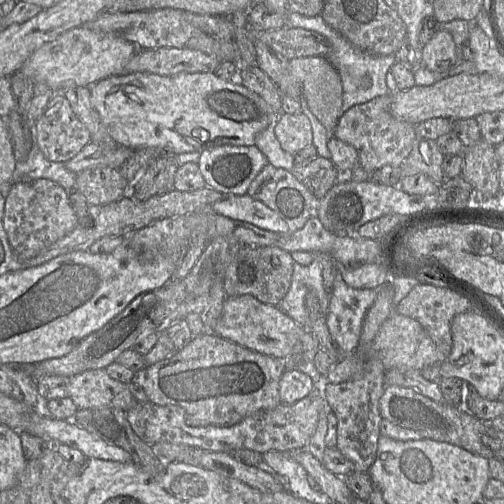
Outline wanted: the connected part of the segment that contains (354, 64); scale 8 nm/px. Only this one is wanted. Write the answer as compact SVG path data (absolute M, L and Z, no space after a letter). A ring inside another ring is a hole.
M289 13L286 18L285 27L314 31L328 40L330 51L325 57L338 71L342 81L342 106L338 113L338 119L352 106L366 103L376 97L390 93L386 85L386 75L397 62L394 54L377 56L356 49L347 39L328 26L321 15L306 17L298 13ZM364 77L371 79L371 86L368 89L360 88L360 83Z

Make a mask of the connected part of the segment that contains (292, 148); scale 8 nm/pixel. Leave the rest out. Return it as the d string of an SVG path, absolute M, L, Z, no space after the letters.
M303 112L280 114L275 122L274 133L281 148L291 155L312 144L311 124Z

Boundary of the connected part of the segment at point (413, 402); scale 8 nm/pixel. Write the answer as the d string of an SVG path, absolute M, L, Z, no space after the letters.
M388 385L385 386L379 400L379 410L383 419L400 427L415 430L424 438L454 444L488 460L495 457L493 451L482 442L483 421L461 406L435 402L413 388Z

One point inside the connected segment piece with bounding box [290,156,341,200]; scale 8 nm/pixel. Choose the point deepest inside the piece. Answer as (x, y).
(318, 175)

